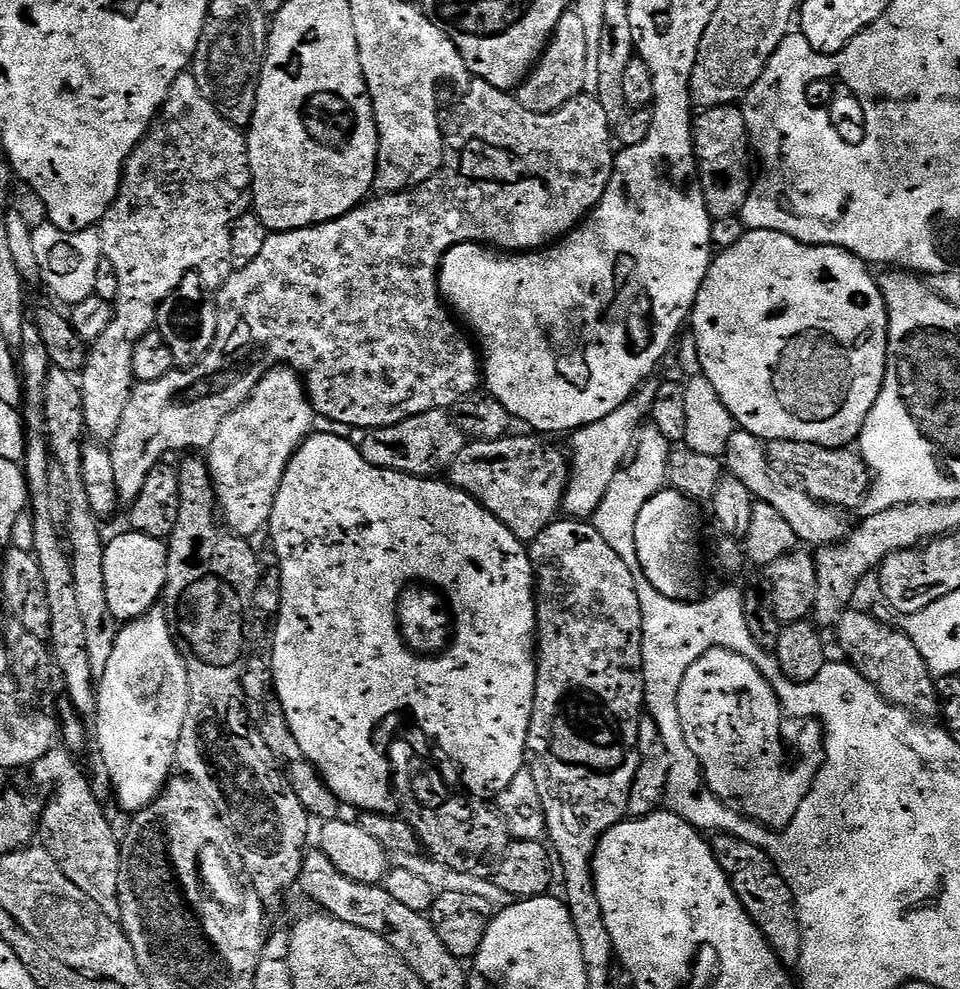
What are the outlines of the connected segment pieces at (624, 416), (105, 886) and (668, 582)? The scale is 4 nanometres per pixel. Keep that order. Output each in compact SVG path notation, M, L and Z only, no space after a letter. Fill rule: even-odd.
M649 378L640 386L640 391L631 396L614 414L606 414L585 428L577 428L571 433L572 452L570 448L570 471L568 473L568 488L564 491L563 511L572 518L595 517L598 506L610 490L610 484L620 473L633 451L642 427L642 421L651 413L652 403L661 381Z
M57 746L50 754L33 764L30 773L34 779L52 788L52 797L43 805L38 825L43 847L60 864L62 874L96 903L109 918L119 921L120 899L118 878L120 877L120 840L104 817L84 772L75 764L73 753ZM44 836L44 840L43 840Z
M665 487L663 492L654 494L646 506L642 506L642 514L638 514L636 523L636 553L638 562L654 590L671 600L692 602L697 599L696 591L700 588L700 508L701 505L689 496L683 496L675 488Z

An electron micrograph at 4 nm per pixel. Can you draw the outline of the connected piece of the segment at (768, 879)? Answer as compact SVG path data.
M717 835L711 841L712 852L716 861L722 866L738 902L750 914L750 918L762 930L774 954L784 963L784 967L792 970L800 963L802 954L802 930L800 919L796 913L796 899L792 896L790 886L780 876L775 862L758 846L750 846L750 842L742 842L733 836Z

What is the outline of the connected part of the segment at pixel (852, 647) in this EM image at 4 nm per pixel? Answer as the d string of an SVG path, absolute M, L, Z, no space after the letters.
M849 610L841 616L838 631L840 644L848 651L847 659L852 667L859 670L891 704L906 708L909 713L920 718L932 718L928 716L935 712L937 715L941 711L940 698L936 694L936 680L927 669L927 664L914 642L899 627L891 628L864 612Z

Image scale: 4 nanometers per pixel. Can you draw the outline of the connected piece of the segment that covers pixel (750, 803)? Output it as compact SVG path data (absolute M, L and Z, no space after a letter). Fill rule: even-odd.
M711 648L706 654L702 654L702 658L698 658L698 662L694 662L694 666L690 666L690 670L686 670L686 678L682 678L682 686L678 690L676 709L678 710L678 718L682 726L682 734L686 738L686 746L690 746L693 758L700 765L702 780L708 791L714 793L720 800L731 802L745 816L751 816L758 823L765 824L767 828L779 830L786 827L794 818L794 814L798 814L798 806L802 806L806 794L810 794L812 784L816 780L816 775L820 773L820 766L824 762L824 729L820 727L819 723L805 723L808 725L805 726L804 733L800 736L800 757L793 764L787 764L784 761L785 717L782 715L782 705L776 696L776 691L772 689L772 683L764 677L763 672L755 668L742 654L734 654L725 648Z

